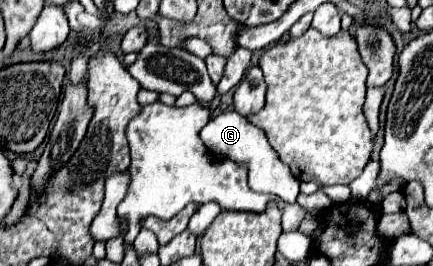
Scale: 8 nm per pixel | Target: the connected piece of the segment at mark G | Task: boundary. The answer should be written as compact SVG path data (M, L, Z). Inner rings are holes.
M236 111L230 113L220 113L218 117L210 119L210 123L202 129L200 133L204 145L220 157L228 157L232 161L238 161L248 167L248 177L250 177L250 187L258 193L268 193L284 203L296 203L296 197L300 193L300 181L290 173L290 167L284 165L276 151L270 147L268 137L264 135L262 129L254 127L250 121L246 121L242 115Z

